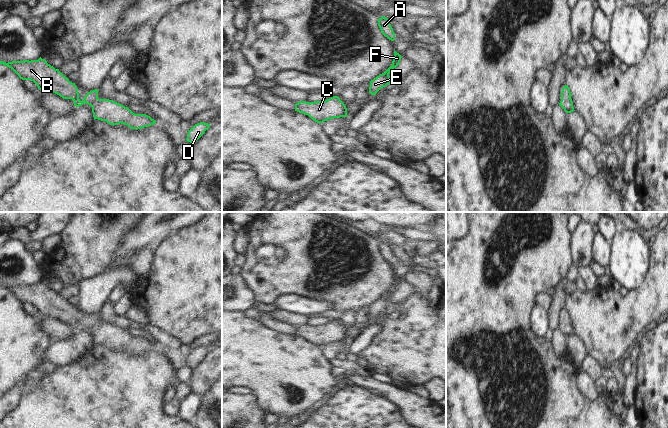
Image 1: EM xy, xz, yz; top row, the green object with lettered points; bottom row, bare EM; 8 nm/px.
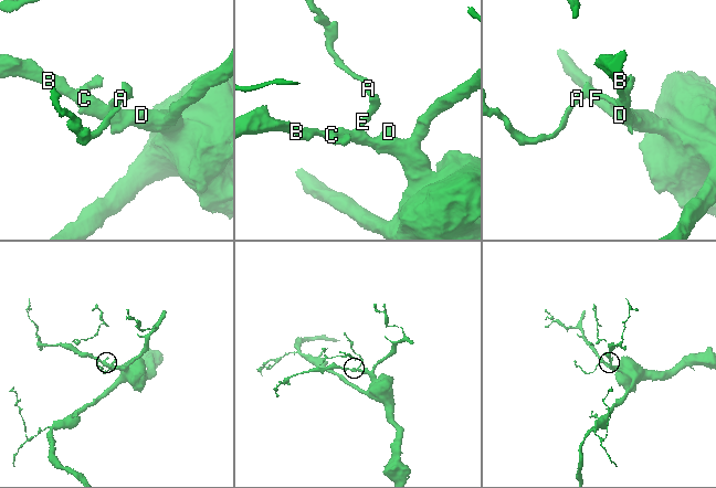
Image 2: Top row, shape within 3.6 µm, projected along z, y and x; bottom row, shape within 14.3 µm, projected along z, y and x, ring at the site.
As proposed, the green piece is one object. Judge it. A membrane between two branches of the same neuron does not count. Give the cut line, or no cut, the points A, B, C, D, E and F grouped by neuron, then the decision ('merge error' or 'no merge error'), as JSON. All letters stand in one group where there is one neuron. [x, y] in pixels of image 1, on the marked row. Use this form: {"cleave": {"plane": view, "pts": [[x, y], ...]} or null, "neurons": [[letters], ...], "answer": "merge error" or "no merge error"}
{"cleave": null, "neurons": [["A", "B", "C", "D", "E", "F"]], "answer": "no merge error"}

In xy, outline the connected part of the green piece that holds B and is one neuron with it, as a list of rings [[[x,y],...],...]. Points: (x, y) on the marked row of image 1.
[[[41,57],[38,60],[31,61],[12,61],[8,63],[0,61],[0,64],[11,68],[20,79],[33,81],[39,90],[55,93],[63,99],[72,99],[76,107],[82,106],[84,103],[90,105],[94,120],[106,121],[110,125],[122,123],[130,129],[142,129],[156,123],[156,120],[150,116],[135,114],[128,107],[113,100],[99,99],[99,89],[88,92],[81,101],[75,83],[70,82],[59,69],[55,69]]]

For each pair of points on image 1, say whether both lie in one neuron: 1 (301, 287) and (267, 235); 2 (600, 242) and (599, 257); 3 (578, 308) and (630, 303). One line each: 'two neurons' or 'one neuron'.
1: one neuron
2: one neuron
3: one neuron

